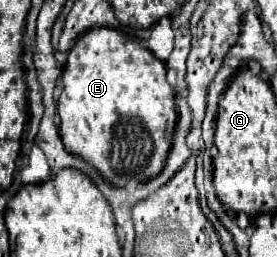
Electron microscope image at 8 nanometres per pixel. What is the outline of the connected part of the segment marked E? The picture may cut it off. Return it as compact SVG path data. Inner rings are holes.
M94 27L82 33L68 51L60 77L60 135L70 153L92 163L110 183L124 187L130 181L146 181L164 167L176 127L174 89L166 81L166 65L150 49L114 27Z

